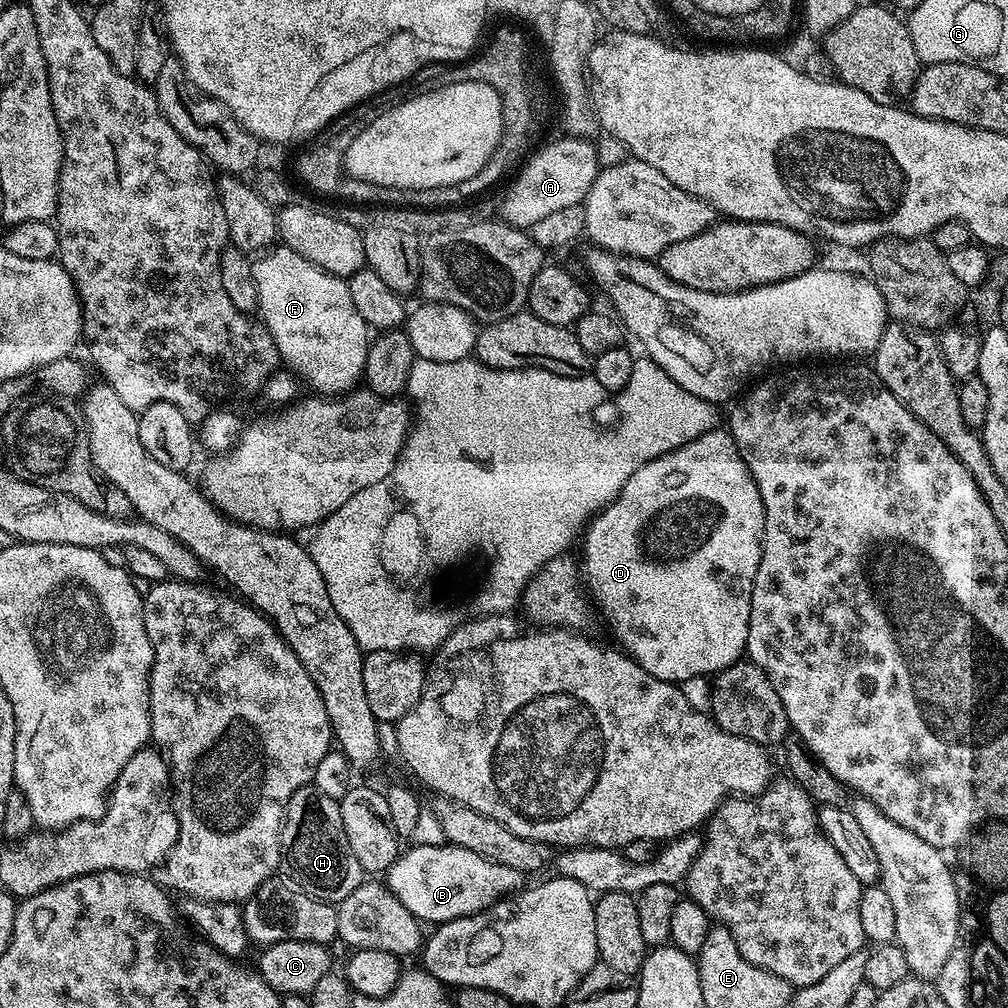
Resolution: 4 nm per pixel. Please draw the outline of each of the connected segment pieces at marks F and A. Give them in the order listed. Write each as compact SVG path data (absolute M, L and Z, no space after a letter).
M276 247L265 251L259 257L261 260L257 259L253 263L252 273L254 286L258 286L258 312L259 315L264 315L262 323L278 346L283 367L303 383L305 380L316 391L313 393L321 397L336 398L341 394L351 393L361 383L364 375L370 329L366 322L362 322L362 314L358 314L358 309L354 307L354 298L350 298L347 279L314 266L314 262L302 258L302 254L294 250Z
M588 138L563 139L556 140L545 148L537 147L523 161L522 167L515 173L516 181L509 186L508 193L500 204L499 215L503 223L510 224L513 228L531 230L536 222L549 217L556 210L583 204L587 200L588 191L596 180L598 171L596 148Z

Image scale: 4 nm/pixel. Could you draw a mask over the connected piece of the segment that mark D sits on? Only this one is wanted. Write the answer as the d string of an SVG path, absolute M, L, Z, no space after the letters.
M709 430L694 438L688 444L678 446L672 452L662 454L650 462L646 462L622 486L622 490L607 508L601 508L591 517L587 525L588 537L584 540L584 560L582 559L582 576L586 581L589 593L596 595L600 608L613 620L620 624L624 620L624 612L636 632L628 636L628 644L637 648L634 659L641 668L645 668L654 678L659 680L692 680L695 676L708 676L721 672L745 655L748 646L748 627L750 626L750 598L754 586L754 574L758 574L758 562L764 545L764 503L760 497L758 486L748 472L746 462L736 449L731 432L727 430Z

